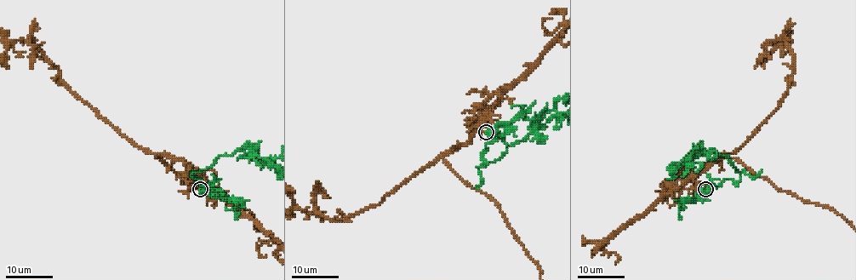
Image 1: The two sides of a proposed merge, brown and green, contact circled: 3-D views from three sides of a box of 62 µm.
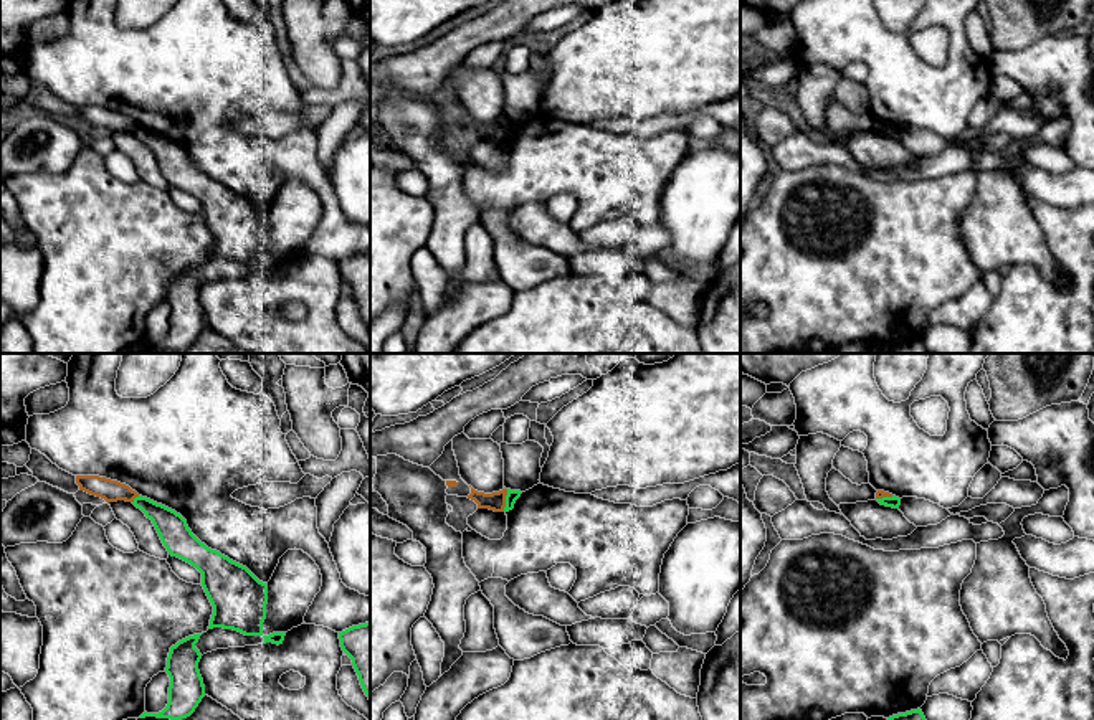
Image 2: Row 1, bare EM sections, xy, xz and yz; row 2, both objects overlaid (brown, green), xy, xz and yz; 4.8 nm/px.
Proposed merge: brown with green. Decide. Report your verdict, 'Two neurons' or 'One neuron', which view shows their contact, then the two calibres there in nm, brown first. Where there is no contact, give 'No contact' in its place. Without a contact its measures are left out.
Two neurons. Touches brown in xz. Thickness 90 nm (brown) against 60 nm

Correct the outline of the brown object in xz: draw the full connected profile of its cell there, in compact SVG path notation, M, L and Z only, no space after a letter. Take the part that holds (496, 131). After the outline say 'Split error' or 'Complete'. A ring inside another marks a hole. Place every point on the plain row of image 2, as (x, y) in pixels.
M471 117L471 124L468 126L468 129L474 130L478 134L478 139L504 142L506 126L507 126L507 119L502 119L502 121L492 122L492 124L484 124L484 122L478 122Z. Complete

